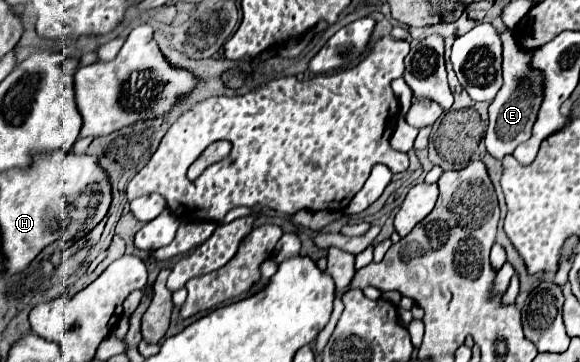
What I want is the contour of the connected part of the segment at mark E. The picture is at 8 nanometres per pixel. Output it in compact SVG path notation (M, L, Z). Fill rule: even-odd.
M511 31L501 33L501 43L503 43L503 87L489 105L489 127L485 131L485 145L487 151L495 159L503 159L505 155L511 155L517 145L525 143L531 137L531 127L537 119L537 111L541 105L541 73L533 71L529 67L531 53L521 49L519 43L515 41Z

